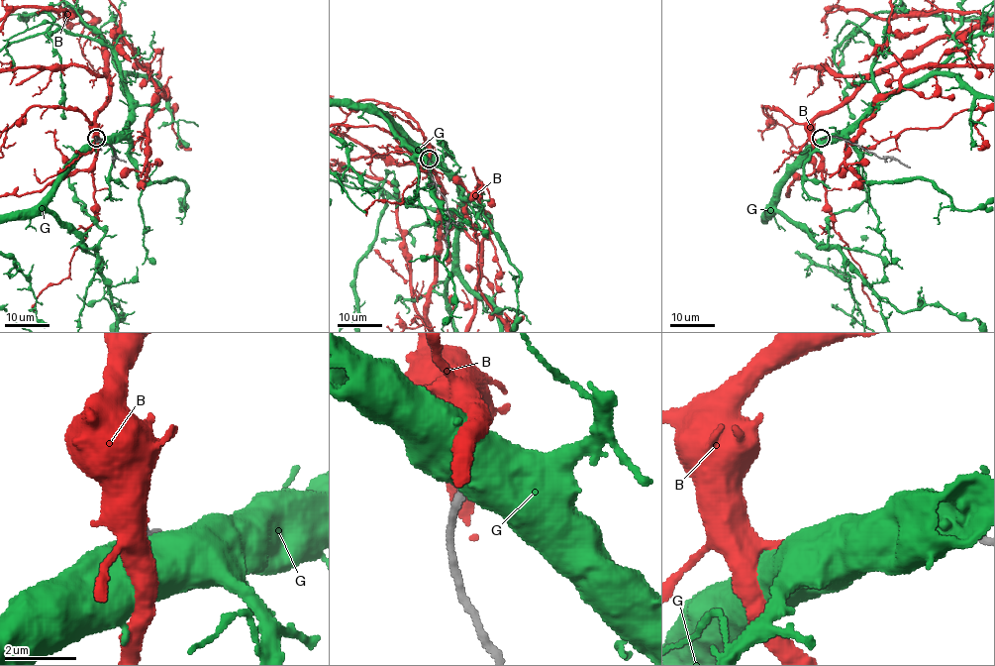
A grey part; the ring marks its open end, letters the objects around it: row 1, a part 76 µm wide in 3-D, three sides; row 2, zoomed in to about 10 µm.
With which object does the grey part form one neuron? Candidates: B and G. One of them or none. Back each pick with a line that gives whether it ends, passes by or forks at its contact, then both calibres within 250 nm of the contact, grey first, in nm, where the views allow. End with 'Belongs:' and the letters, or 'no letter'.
B: it ends | 220/200 nm
Belongs: B

